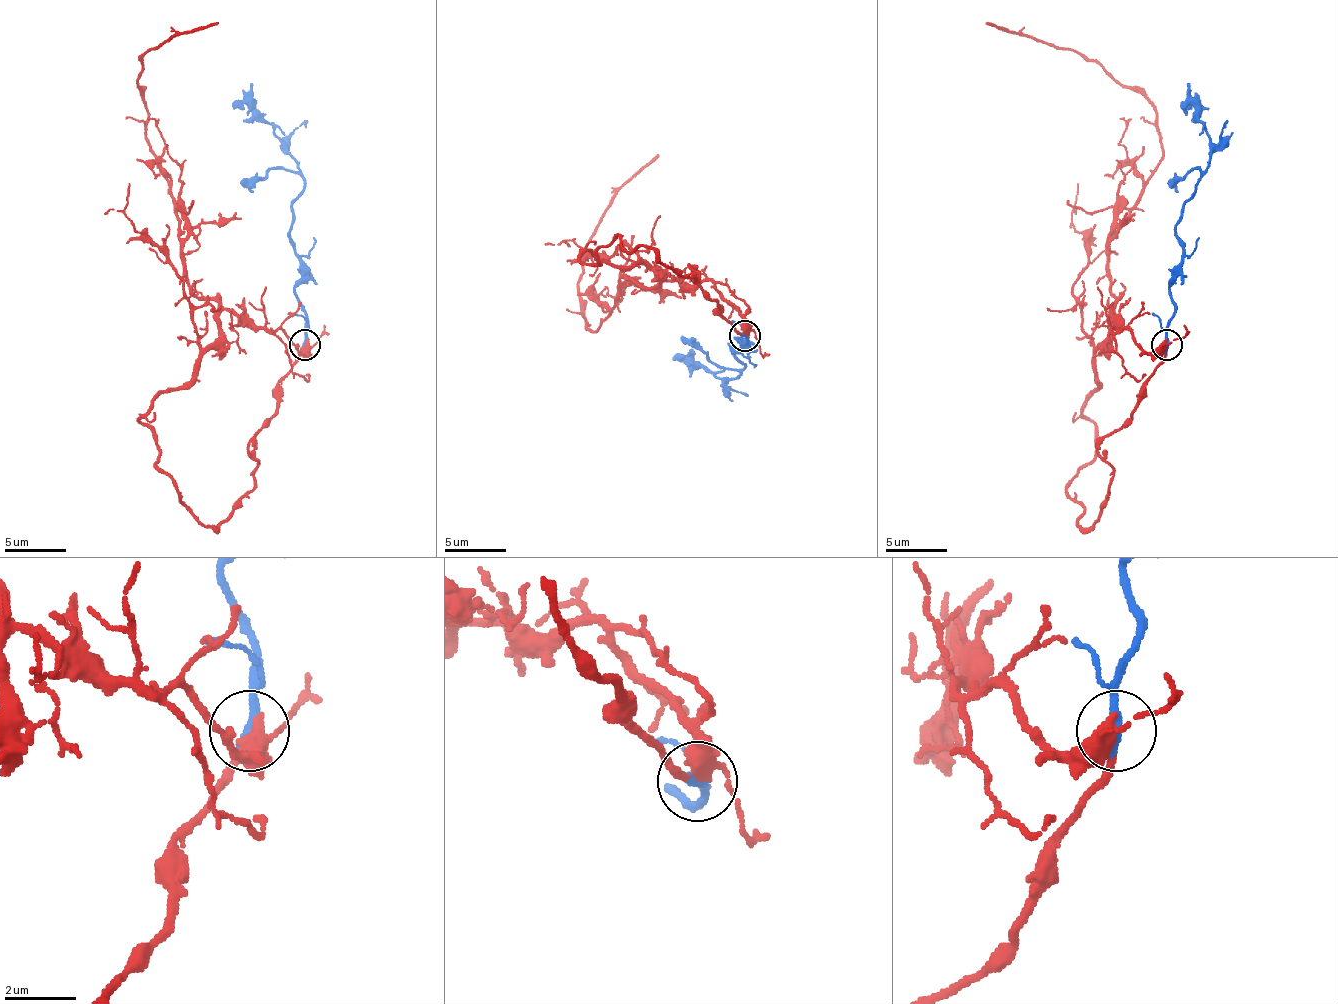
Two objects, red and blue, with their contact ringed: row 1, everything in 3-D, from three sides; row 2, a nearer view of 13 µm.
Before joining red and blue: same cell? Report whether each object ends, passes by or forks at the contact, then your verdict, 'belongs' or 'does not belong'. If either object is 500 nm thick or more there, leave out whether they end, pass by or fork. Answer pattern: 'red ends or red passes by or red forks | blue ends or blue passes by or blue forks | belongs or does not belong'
red forks | blue ends | belongs

